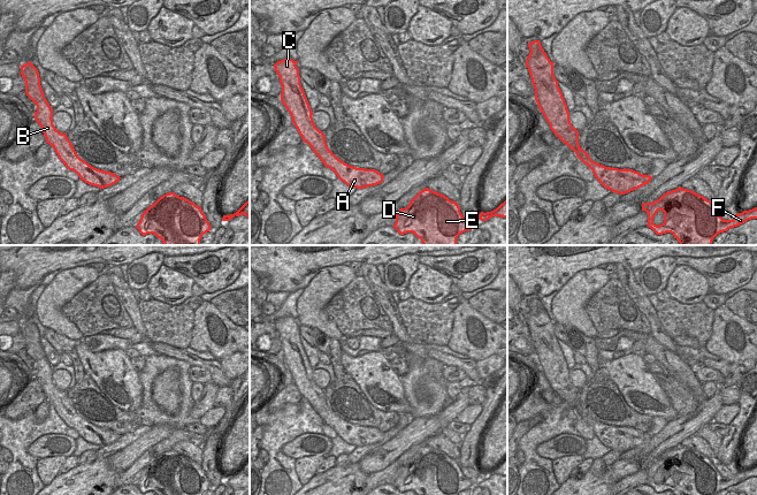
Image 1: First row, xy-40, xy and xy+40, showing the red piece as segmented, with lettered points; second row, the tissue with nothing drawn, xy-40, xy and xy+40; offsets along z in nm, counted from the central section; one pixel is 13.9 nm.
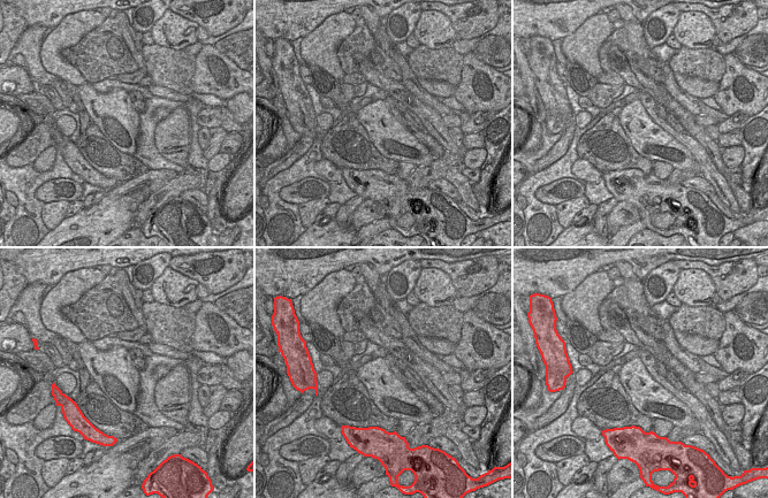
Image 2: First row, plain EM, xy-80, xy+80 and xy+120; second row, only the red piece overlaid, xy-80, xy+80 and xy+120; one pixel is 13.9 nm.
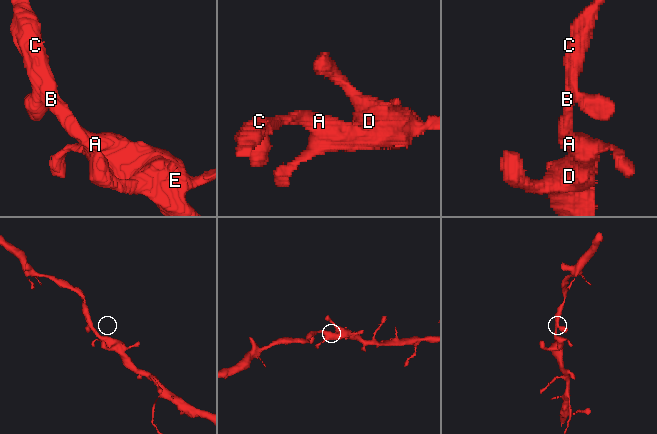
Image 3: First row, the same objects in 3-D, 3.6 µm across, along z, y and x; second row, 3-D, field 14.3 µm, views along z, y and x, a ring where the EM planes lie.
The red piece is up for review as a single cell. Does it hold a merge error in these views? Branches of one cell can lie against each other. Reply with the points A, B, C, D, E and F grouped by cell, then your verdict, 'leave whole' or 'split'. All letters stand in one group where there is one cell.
A B C D E F; leave whole

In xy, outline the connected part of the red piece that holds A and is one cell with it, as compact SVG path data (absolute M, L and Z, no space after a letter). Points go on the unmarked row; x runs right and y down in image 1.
M284 317L274 322L282 343L281 359L290 371L303 399L307 401L323 422L349 444L364 447L383 440L384 433L375 427L350 424L338 417L327 404L326 395L312 375L312 367L300 342L298 319Z

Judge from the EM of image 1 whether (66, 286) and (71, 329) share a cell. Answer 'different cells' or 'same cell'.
same cell

